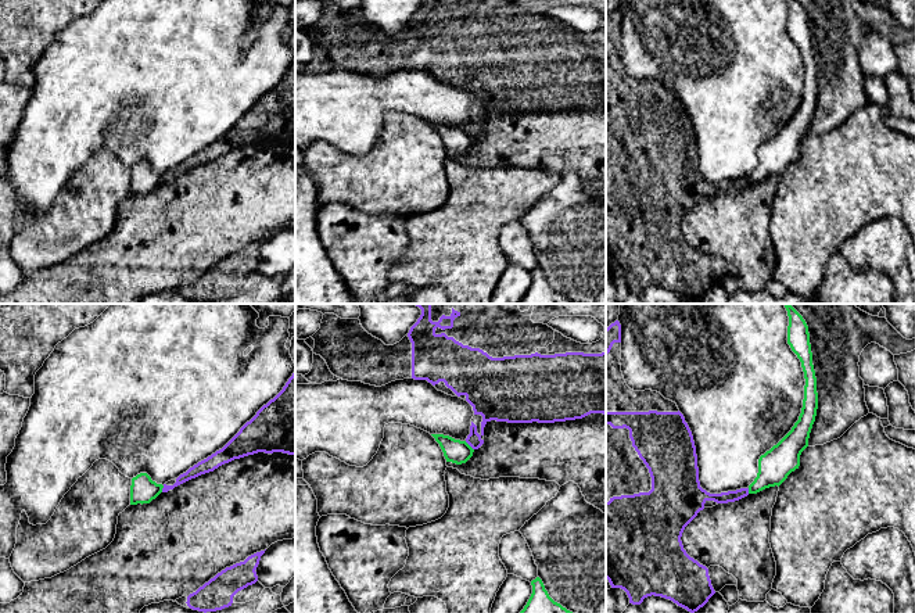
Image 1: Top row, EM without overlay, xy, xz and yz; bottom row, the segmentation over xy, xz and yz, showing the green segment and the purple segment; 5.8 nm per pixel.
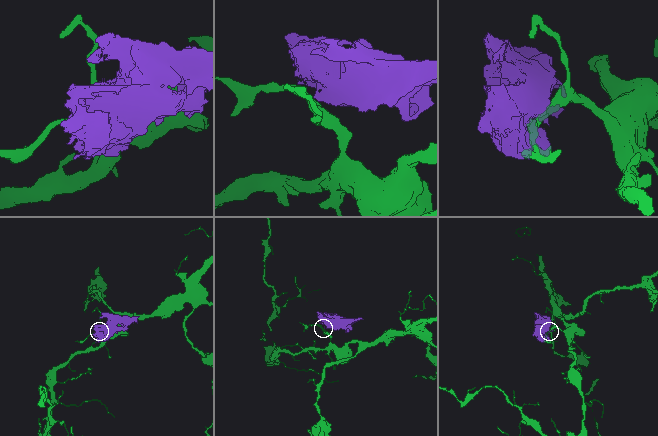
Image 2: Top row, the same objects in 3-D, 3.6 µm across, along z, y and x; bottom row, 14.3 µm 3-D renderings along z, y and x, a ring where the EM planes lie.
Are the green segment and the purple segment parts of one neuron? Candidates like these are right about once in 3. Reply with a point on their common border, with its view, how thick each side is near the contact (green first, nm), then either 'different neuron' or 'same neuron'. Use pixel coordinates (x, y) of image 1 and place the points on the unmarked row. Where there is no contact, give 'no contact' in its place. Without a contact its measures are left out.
contact xz (469, 135); calibres 140 and 140 nm; different neuron

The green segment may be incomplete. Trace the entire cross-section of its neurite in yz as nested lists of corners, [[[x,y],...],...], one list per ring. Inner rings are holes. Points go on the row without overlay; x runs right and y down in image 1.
[[[787,0],[787,33],[801,51],[804,61],[804,89],[799,110],[792,119],[758,148],[758,162],[749,175],[749,183],[781,175],[799,158],[800,144],[808,136],[808,128],[818,98],[817,67],[812,54],[808,15],[797,0]]]

